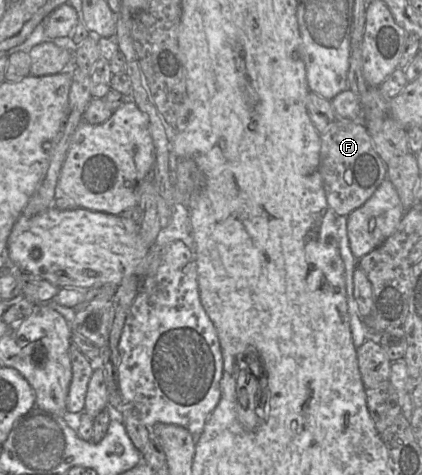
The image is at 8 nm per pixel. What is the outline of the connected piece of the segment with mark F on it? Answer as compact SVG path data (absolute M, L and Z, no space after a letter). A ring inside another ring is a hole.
M336 119L320 134L320 173L327 203L339 216L362 206L387 178L387 165L375 150L362 120Z

